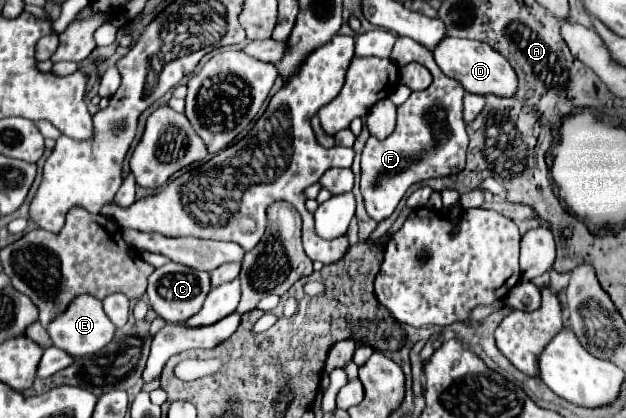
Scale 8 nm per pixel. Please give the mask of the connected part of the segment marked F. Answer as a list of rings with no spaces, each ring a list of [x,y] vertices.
[[[417,45],[417,59],[427,63],[433,83],[429,89],[411,93],[411,97],[397,111],[397,127],[387,139],[369,137],[361,153],[361,193],[365,197],[365,207],[371,219],[387,219],[411,185],[457,175],[465,169],[465,151],[469,137],[463,121],[463,95],[465,89],[455,79],[443,75],[433,63],[431,51]]]

